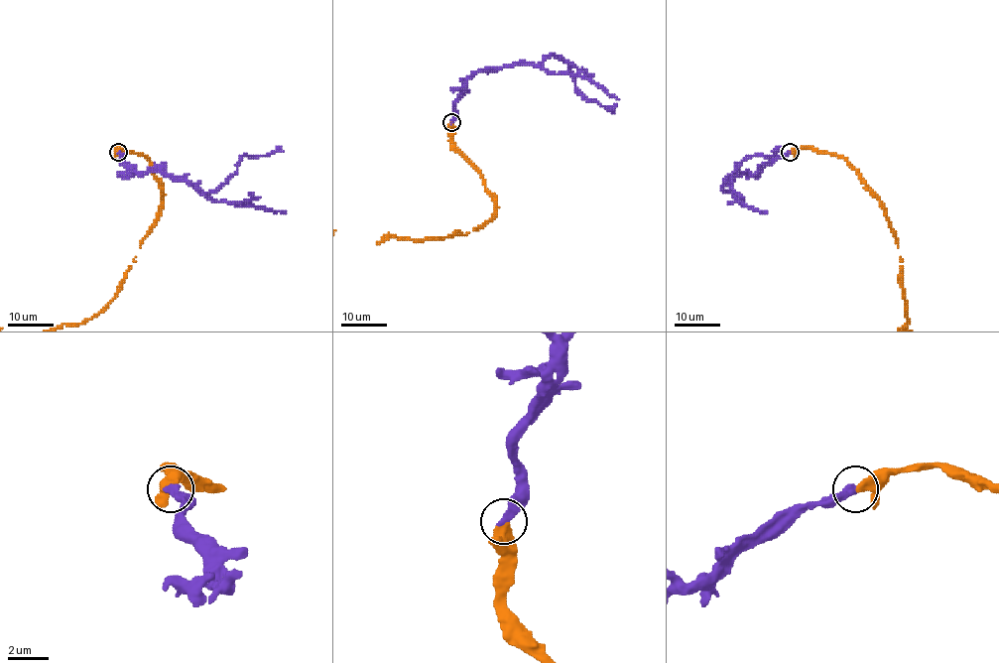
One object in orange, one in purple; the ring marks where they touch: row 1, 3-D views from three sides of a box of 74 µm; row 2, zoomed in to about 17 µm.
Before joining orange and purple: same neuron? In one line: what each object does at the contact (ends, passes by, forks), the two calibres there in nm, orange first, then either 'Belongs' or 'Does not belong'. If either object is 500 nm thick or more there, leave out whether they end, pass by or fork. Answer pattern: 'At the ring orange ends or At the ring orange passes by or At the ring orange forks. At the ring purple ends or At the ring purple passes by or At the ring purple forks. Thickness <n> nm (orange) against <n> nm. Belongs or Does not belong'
At the ring orange ends. At the ring purple ends. Thickness 480 nm (orange) against 440 nm. Belongs

